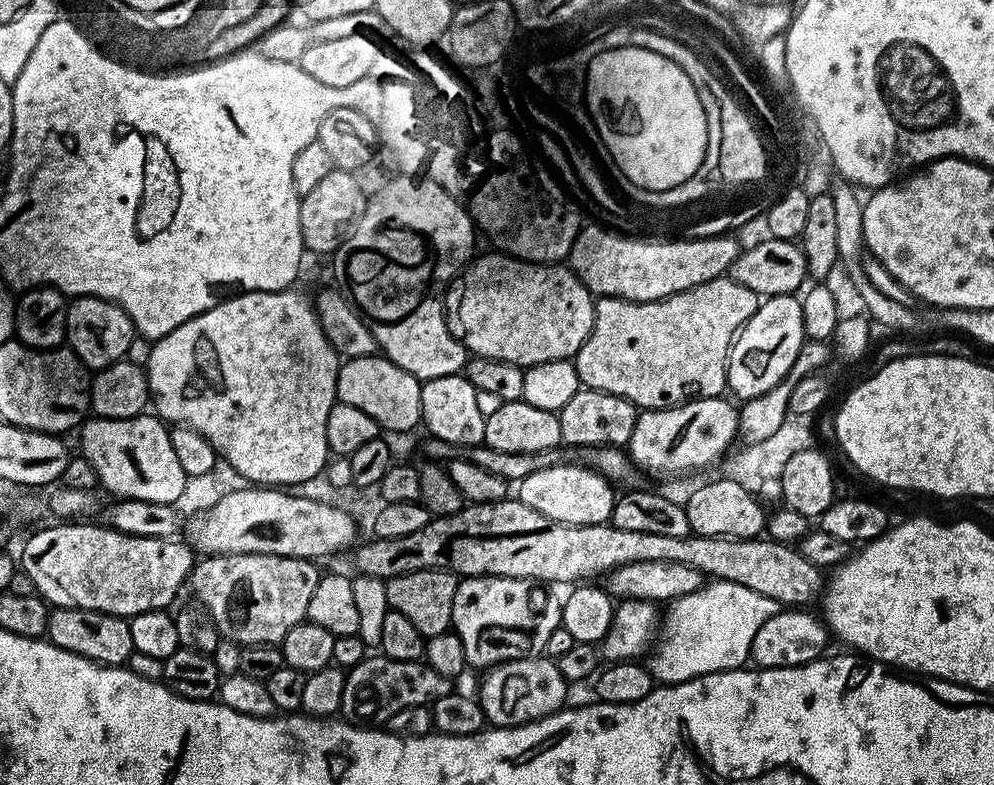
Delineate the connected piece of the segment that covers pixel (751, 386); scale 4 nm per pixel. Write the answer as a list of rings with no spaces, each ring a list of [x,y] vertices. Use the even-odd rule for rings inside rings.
[[[795,295],[767,297],[732,344],[732,352],[728,355],[731,395],[741,396],[740,400],[745,402],[778,386],[794,366],[805,339],[801,301]]]

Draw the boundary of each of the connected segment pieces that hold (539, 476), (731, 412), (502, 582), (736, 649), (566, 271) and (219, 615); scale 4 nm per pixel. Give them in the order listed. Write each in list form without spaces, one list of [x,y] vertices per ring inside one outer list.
[[[555,463],[550,468],[543,468],[527,476],[522,481],[522,499],[534,510],[546,514],[546,518],[554,518],[563,524],[607,524],[612,519],[612,511],[618,499],[612,493],[613,485],[601,476],[595,468],[580,464]]]
[[[711,396],[705,400],[689,400],[676,408],[644,410],[636,417],[630,456],[637,464],[656,476],[676,476],[679,472],[696,472],[716,464],[728,452],[732,439],[740,430],[737,405],[728,398]]]
[[[470,576],[456,585],[452,623],[457,638],[466,650],[466,658],[474,669],[487,670],[498,664],[509,664],[511,660],[525,660],[528,656],[538,656],[545,651],[552,633],[562,627],[560,619],[564,609],[561,593],[540,582],[515,580],[501,576]]]
[[[712,580],[694,594],[686,594],[671,601],[667,608],[668,616],[666,612],[666,627],[663,629],[662,639],[651,653],[652,661],[647,661],[646,664],[653,681],[664,686],[685,684],[688,680],[711,672],[731,672],[733,668],[745,667],[752,654],[754,634],[758,634],[761,626],[768,619],[774,618],[774,614],[781,612],[782,605],[774,602],[774,598],[766,598],[766,594],[754,594],[754,590],[746,590],[746,586],[738,586],[725,580]]]
[[[507,254],[496,255],[500,256],[473,259],[463,273],[464,289],[460,292],[456,320],[464,331],[464,347],[472,356],[510,362],[525,370],[542,362],[572,360],[592,337],[592,328],[596,325],[596,300],[593,293],[576,277],[571,267],[557,266],[552,262],[529,262]]]
[[[229,554],[229,556],[209,556],[197,559],[186,584],[197,596],[199,603],[214,618],[221,637],[234,643],[247,646],[250,644],[274,644],[286,638],[294,625],[308,615],[310,597],[318,586],[322,572],[315,568],[313,561],[299,556],[271,556],[270,554]]]

